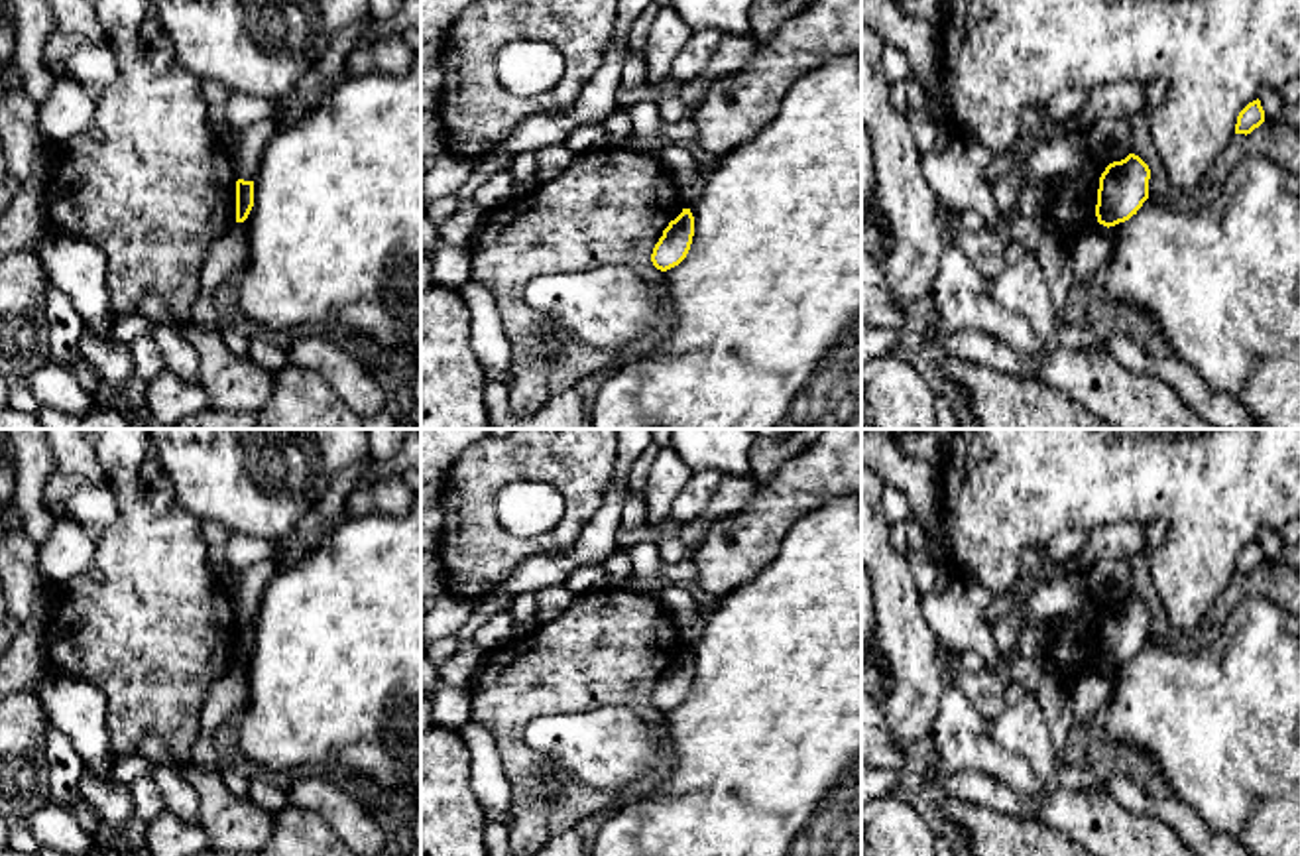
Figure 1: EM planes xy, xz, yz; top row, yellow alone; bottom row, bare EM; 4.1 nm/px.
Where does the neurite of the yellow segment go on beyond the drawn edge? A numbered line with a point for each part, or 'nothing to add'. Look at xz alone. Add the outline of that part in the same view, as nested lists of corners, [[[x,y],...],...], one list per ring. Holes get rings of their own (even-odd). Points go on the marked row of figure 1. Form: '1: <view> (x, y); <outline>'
nothing to add

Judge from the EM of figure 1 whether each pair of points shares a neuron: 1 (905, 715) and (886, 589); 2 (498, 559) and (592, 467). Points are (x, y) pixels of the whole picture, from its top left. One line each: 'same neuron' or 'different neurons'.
1: same neuron
2: same neuron

